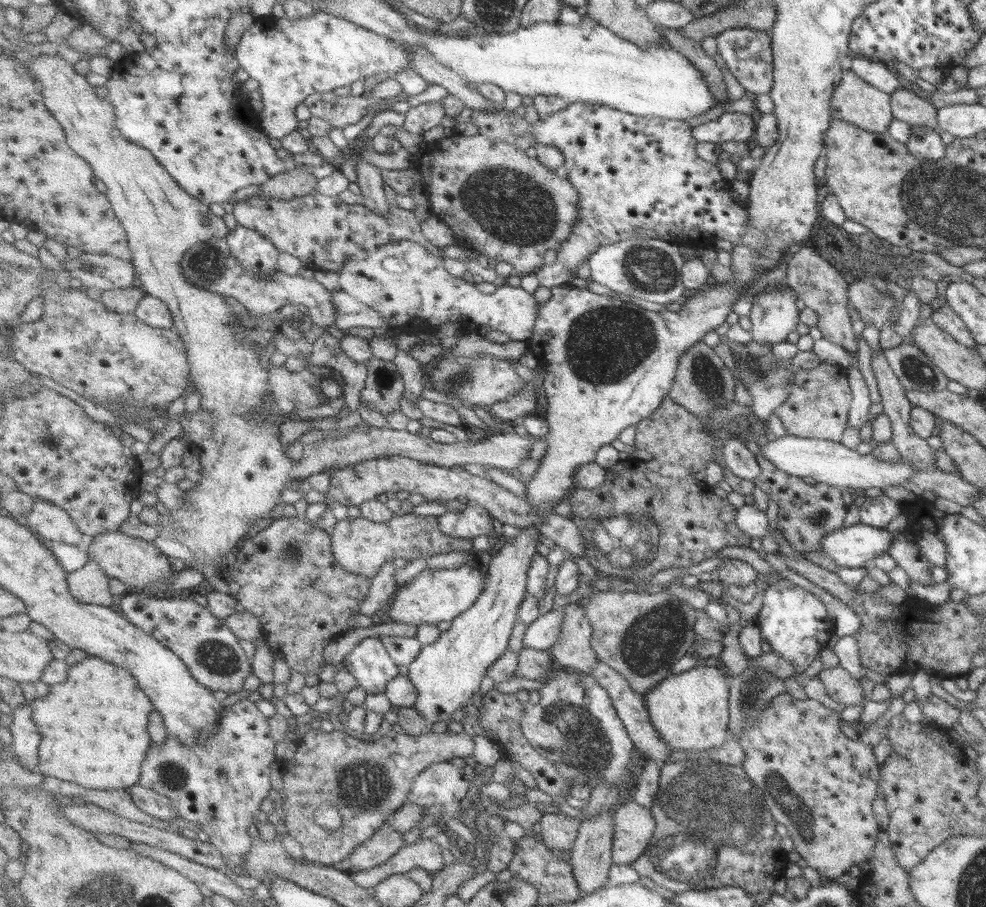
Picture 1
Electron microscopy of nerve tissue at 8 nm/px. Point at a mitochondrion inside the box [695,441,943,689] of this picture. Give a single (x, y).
(816, 519)

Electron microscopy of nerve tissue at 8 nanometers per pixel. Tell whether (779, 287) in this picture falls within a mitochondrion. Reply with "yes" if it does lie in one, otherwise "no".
no

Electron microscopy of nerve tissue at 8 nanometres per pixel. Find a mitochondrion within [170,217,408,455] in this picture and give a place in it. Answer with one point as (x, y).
(211, 265)

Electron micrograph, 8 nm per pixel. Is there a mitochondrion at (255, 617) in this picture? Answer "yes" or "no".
no

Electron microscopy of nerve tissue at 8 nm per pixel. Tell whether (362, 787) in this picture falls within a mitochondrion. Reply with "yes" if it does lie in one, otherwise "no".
yes

